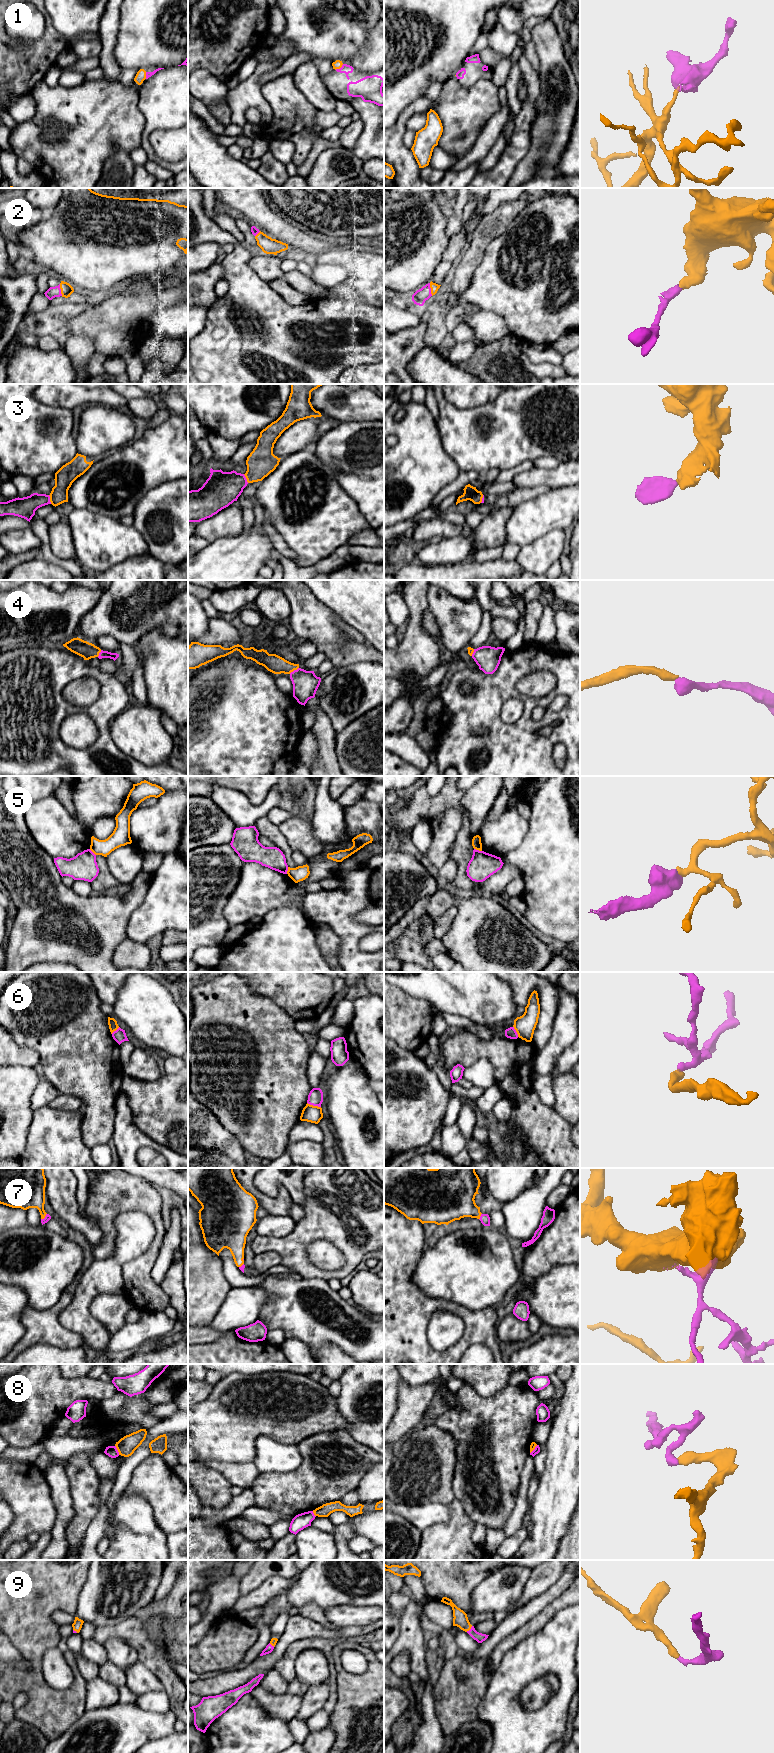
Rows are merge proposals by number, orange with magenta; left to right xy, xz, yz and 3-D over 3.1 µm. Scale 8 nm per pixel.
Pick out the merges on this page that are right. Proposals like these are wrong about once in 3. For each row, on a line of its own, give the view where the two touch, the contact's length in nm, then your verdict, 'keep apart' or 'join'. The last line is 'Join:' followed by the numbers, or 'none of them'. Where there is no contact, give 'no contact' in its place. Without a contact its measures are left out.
1: meets orange in xz; contact 80 nm long; keep apart
2: meets orange in yz; contact 110 nm long; join
3: meets orange in xy; contact 80 nm long; join
4: meets orange in xz; contact 90 nm long; join
5: meets orange in yz; contact 70 nm long; keep apart
6: meets orange in xz; contact 120 nm long; keep apart
7: meets orange in xy; contact 70 nm long; join
8: meets orange in xy; contact 90 nm long; keep apart
9: meets orange in yz; contact 70 nm long; join
Join: 2, 3, 4, 7, 9

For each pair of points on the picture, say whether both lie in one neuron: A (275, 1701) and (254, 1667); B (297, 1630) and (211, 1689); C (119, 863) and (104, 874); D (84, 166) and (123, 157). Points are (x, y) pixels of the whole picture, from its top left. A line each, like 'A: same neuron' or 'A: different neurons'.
A: different neurons
B: same neuron
C: different neurons
D: different neurons

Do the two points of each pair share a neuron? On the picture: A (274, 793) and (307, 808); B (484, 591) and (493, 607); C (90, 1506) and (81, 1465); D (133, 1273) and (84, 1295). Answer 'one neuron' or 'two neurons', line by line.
A: two neurons
B: one neuron
C: one neuron
D: two neurons

